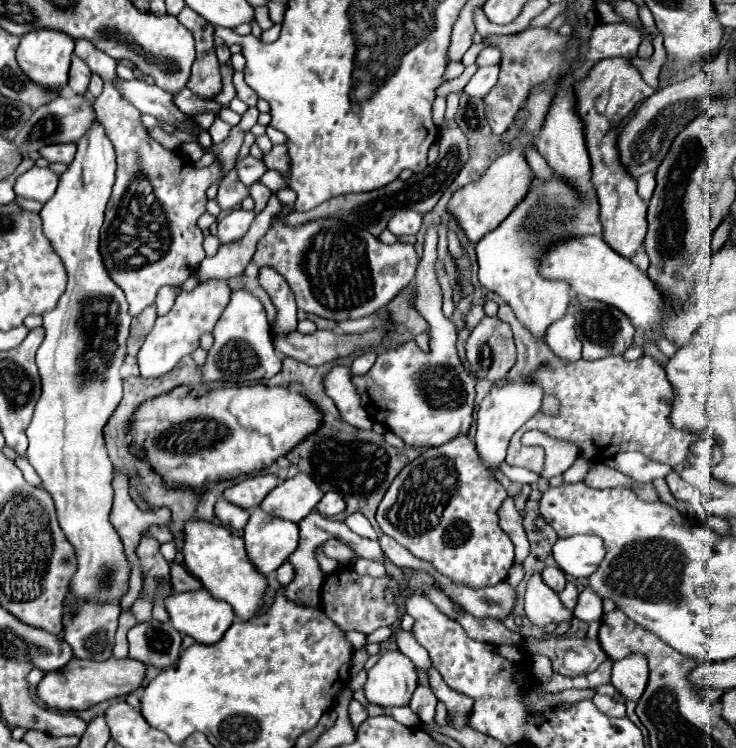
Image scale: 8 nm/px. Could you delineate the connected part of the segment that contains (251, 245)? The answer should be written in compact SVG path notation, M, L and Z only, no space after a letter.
M276 195L270 197L268 205L264 207L264 211L254 219L252 227L248 229L248 233L242 237L240 243L232 243L232 245L220 245L218 253L214 257L206 257L196 275L200 281L206 279L230 279L236 277L240 273L244 273L248 261L252 259L254 251L256 251L256 241L268 231L272 219L282 211L282 203L276 199Z

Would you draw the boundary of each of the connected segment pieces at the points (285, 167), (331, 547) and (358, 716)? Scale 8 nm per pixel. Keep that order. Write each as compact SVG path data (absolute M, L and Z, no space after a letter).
M285 144L274 145L271 151L263 157L263 161L268 169L280 171L286 176L290 173L291 163Z
M330 539L330 541L324 543L324 553L328 557L336 559L338 563L352 563L352 561L358 559L358 555L348 545L344 545L344 543L336 541L336 539Z
M352 701L352 703L350 703L350 719L352 719L352 723L358 727L366 717L368 717L366 709L364 709L358 701Z

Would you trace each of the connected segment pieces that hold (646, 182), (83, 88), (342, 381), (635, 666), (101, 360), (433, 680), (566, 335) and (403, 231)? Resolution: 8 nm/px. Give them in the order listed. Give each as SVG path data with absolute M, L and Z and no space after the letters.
M648 173L648 177L644 177L644 175L638 177L636 183L638 183L638 195L648 203L650 197L652 197L654 185L656 185L656 181L654 181L654 173Z
M72 55L70 81L68 81L70 91L74 91L78 95L84 95L88 91L88 81L90 81L90 69L88 69L88 65L78 55Z
M334 365L324 375L324 389L326 395L336 403L340 417L350 423L356 429L372 429L372 419L360 405L360 397L356 395L356 389L350 381L350 367L346 365Z
M642 655L620 659L612 667L612 685L626 701L638 701L648 683L648 663Z
M94 119L94 123L90 125L90 129L86 131L84 137L78 139L78 151L76 151L76 157L74 161L68 165L68 169L60 175L60 183L58 183L58 189L56 193L52 195L52 199L42 207L40 211L40 217L44 221L44 235L48 237L52 249L56 251L56 255L60 255L62 263L64 263L64 269L66 269L66 275L68 275L68 285L66 285L66 291L62 293L58 305L52 309L52 311L44 311L42 313L42 327L46 329L46 337L38 349L38 357L36 357L36 365L38 365L38 371L40 371L40 379L42 379L42 395L34 407L34 415L32 415L32 421L28 425L28 439L30 439L30 447L28 447L28 461L30 465L36 469L36 473L40 475L42 479L42 487L52 495L54 499L54 505L56 505L56 515L58 515L58 523L60 523L60 529L64 531L66 539L70 541L70 545L74 547L74 555L76 555L76 573L72 575L70 583L68 583L68 597L74 599L74 601L86 601L86 603L112 603L112 601L118 601L122 599L128 591L130 591L130 563L128 563L128 557L124 553L124 545L122 545L122 539L120 535L116 533L116 529L112 527L110 523L110 509L112 509L112 497L114 497L114 489L112 489L112 463L106 455L106 447L104 447L104 437L102 437L102 429L104 429L104 423L108 421L108 417L114 413L116 405L120 403L122 399L122 377L120 377L120 365L124 361L124 355L126 355L126 339L128 339L128 327L130 327L130 321L132 317L128 315L128 303L124 299L124 291L110 279L104 263L102 263L102 255L100 255L100 227L102 227L102 221L104 221L104 209L106 209L106 203L108 203L108 197L110 197L110 191L112 191L112 183L114 183L114 169L116 169L116 161L114 161L114 147L112 143L108 141L106 133L104 133L104 127L98 123L98 119Z
M432 667L428 671L428 679L430 679L430 687L434 691L434 695L438 697L438 701L442 701L446 705L446 711L448 711L448 717L450 717L450 727L452 729L464 729L468 727L468 715L472 711L472 699L462 693L456 693L454 689L450 689L440 673Z
M578 297L570 303L566 315L558 321L554 321L546 335L544 335L544 341L552 347L552 351L564 359L564 361L576 361L580 359L580 351L582 351L582 343L578 341L576 337L576 331L574 331L574 323L576 323L576 317L574 317L574 307L578 305Z
M398 211L388 221L388 231L394 235L416 235L422 223L422 215L416 211Z

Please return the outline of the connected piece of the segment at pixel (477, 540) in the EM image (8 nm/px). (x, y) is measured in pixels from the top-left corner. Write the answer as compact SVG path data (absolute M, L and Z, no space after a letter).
M460 435L446 445L432 447L410 461L392 481L384 499L378 505L376 521L384 535L396 539L402 547L412 551L418 559L424 559L436 567L442 575L456 583L470 587L490 587L506 579L510 565L514 563L514 545L510 537L498 527L498 507L504 501L504 487L480 467L476 459L474 441L468 435Z

